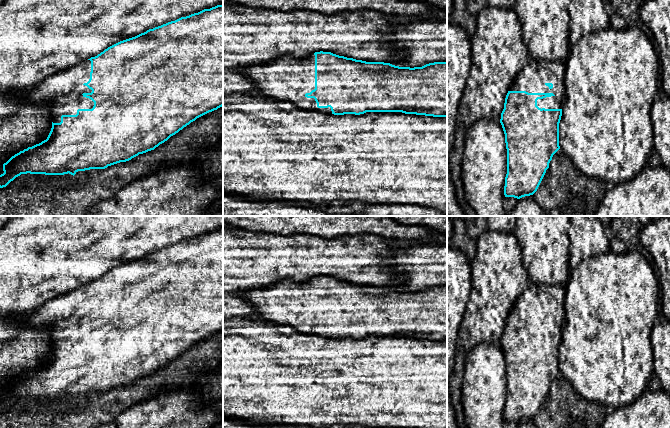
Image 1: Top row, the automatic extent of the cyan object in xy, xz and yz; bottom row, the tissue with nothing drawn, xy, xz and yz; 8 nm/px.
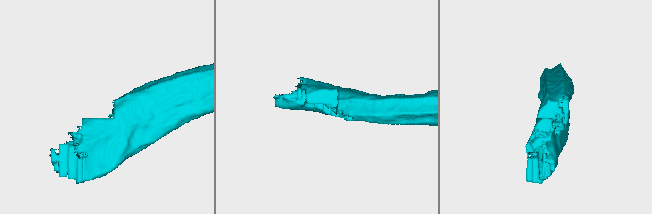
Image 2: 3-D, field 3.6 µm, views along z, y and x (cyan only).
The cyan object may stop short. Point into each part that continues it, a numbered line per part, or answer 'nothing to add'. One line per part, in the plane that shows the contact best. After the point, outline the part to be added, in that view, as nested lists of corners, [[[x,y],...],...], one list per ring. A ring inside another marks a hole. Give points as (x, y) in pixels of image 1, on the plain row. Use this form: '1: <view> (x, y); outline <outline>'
1: xy (62, 316); outline [[[91,285],[63,293],[47,301],[34,313],[24,316],[23,322],[33,329],[46,327],[51,335],[53,347],[60,347],[62,339],[76,339],[78,333],[92,333],[94,326],[84,321],[83,317],[91,317],[84,308],[90,303]]]

